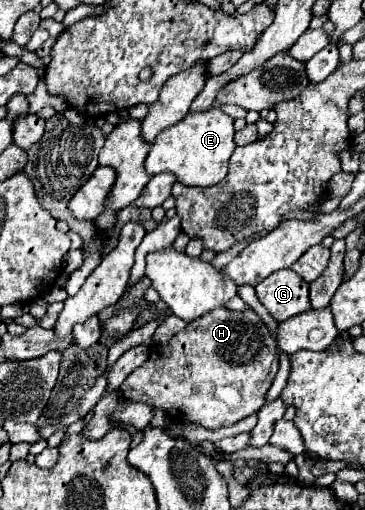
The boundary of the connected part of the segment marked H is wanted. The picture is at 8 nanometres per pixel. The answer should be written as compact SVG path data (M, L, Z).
M220 307L204 315L204 319L194 319L192 323L188 323L188 327L176 333L168 343L152 345L148 359L126 377L120 391L124 399L162 409L174 421L198 423L206 429L220 429L230 427L240 419L260 411L278 371L278 363L280 357L276 339L272 337L266 323L252 309L230 311Z

